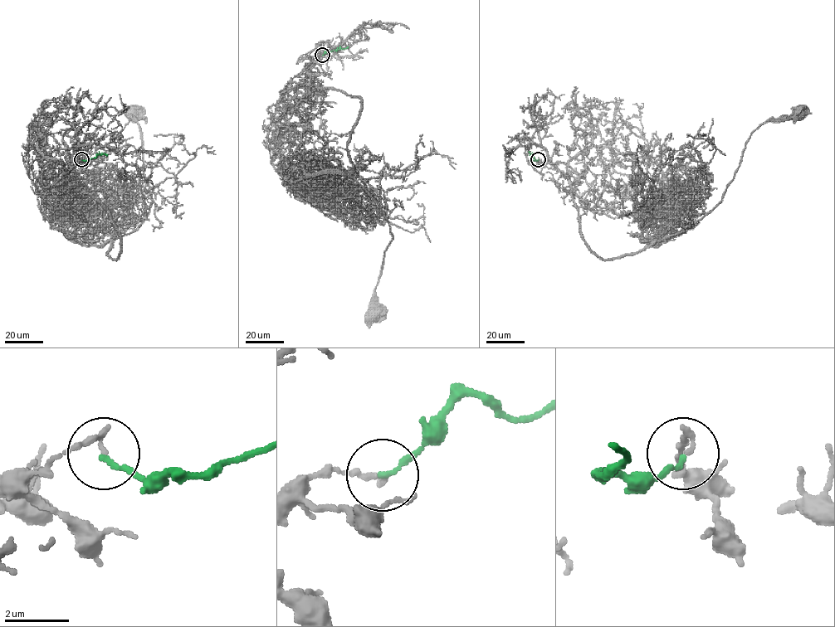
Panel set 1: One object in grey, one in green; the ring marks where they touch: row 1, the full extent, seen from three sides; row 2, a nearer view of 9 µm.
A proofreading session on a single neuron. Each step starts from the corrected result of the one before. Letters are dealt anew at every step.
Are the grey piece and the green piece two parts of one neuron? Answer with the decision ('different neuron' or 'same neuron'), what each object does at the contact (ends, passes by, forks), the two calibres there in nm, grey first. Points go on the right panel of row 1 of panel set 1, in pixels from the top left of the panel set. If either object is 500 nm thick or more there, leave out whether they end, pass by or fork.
different neuron | grey ends | green ends | 160/150 nm

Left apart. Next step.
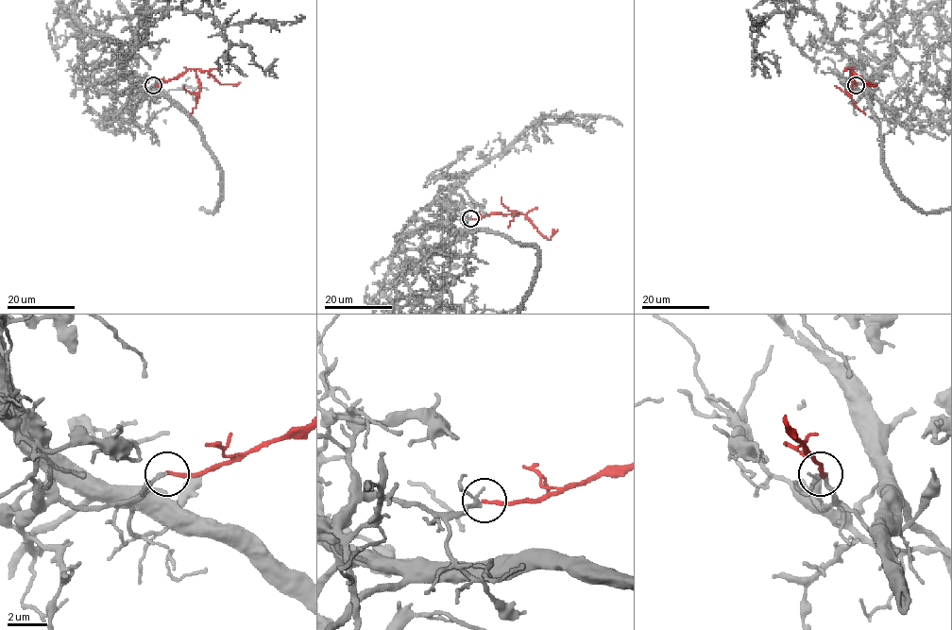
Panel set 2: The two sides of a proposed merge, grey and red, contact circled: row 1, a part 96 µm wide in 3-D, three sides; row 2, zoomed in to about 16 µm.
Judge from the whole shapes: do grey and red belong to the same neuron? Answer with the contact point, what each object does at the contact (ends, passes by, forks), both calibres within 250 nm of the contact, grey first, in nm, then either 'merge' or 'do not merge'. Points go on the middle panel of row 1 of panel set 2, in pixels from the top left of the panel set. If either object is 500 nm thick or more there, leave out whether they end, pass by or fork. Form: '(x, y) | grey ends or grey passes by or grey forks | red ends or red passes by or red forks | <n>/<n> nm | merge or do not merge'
(470, 218) | grey passes by | red ends | 170/180 nm | merge

